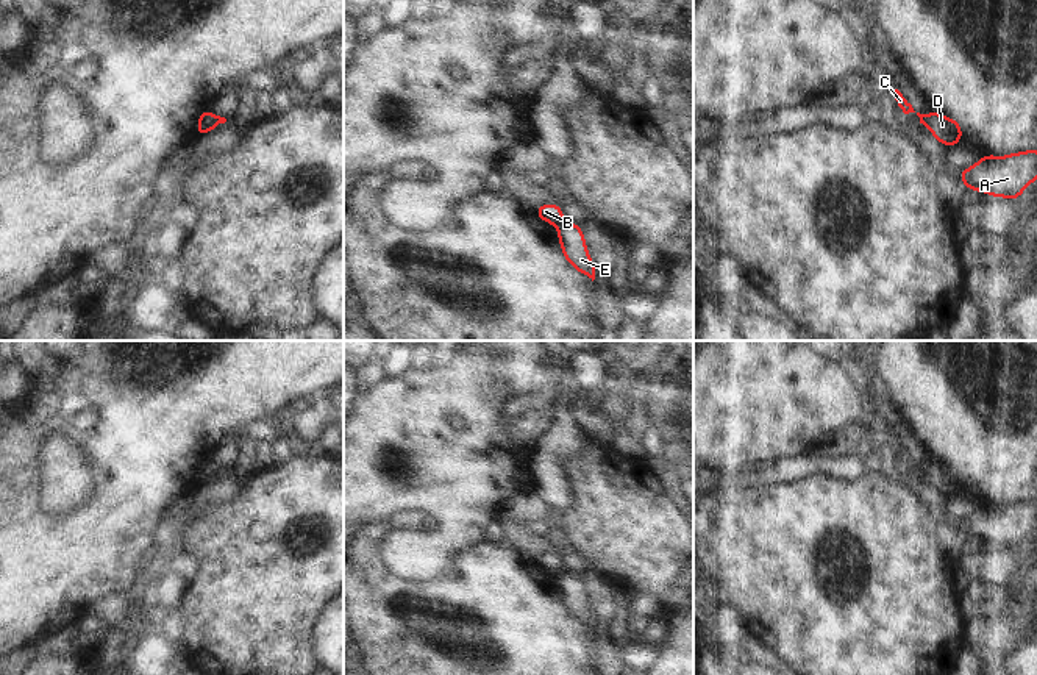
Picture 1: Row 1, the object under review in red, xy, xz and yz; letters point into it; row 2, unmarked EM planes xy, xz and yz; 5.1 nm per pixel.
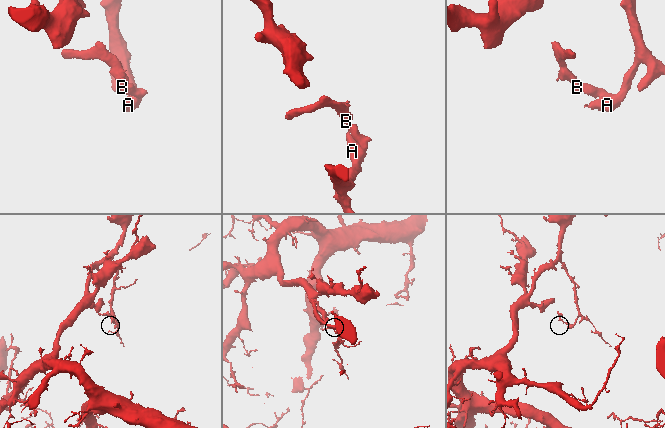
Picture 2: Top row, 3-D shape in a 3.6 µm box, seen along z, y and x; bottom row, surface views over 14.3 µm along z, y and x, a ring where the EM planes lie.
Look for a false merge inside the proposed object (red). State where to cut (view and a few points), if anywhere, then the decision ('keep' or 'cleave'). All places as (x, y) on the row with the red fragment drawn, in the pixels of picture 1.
cut in xz along (564, 221), (558, 227); cleave

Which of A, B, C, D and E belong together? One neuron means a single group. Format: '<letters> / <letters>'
A D E / B C

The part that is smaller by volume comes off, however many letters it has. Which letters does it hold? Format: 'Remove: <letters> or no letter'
Remove: B, C

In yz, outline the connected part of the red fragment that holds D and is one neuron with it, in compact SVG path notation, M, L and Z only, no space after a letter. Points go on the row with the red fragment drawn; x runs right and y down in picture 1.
M931 111L926 116L925 125L935 136L939 144L953 147L953 145L959 144L962 139L962 128L960 128L959 122L956 122L940 112Z

